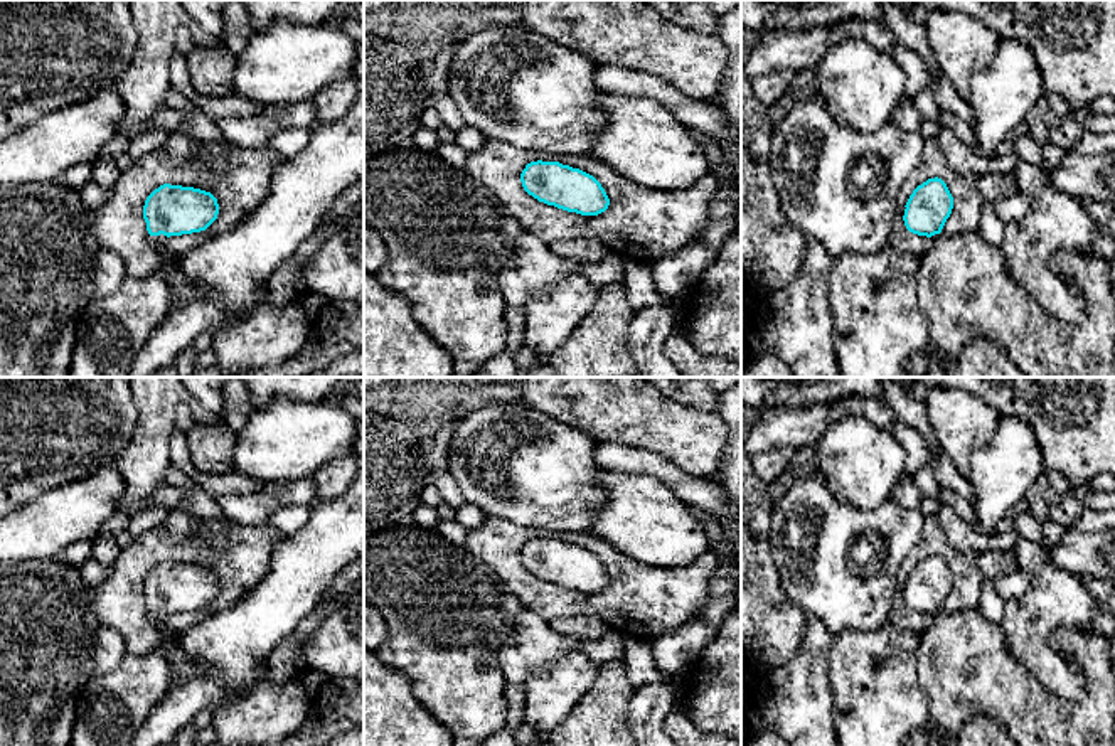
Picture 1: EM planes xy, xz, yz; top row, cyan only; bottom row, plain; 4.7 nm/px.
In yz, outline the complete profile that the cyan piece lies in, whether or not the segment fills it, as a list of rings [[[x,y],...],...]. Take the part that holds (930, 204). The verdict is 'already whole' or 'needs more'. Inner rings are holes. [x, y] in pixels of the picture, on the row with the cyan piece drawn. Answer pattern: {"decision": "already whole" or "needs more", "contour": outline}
{"decision": "needs more", "contour": [[[935,177],[918,185],[904,205],[904,226],[910,232],[931,239],[931,248],[921,256],[916,276],[920,308],[931,325],[931,349],[942,354],[942,369],[955,360],[962,349],[977,338],[995,344],[1029,377],[1115,377],[1115,301],[1110,293],[1110,261],[1093,254],[1061,251],[1051,256],[1051,271],[1081,300],[1080,322],[1063,322],[1036,303],[1022,286],[1007,274],[1002,249],[989,244],[979,231],[943,236],[942,229],[953,209],[947,184]]]}

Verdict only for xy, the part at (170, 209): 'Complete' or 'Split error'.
Split error

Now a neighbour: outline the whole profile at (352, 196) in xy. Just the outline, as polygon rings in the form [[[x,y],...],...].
[[[364,175],[339,194],[339,197],[325,214],[323,224],[339,219],[349,209],[359,205],[362,200],[364,200]]]

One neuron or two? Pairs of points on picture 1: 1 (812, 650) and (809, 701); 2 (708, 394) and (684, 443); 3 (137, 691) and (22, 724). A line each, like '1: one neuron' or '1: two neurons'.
1: one neuron
2: two neurons
3: two neurons

